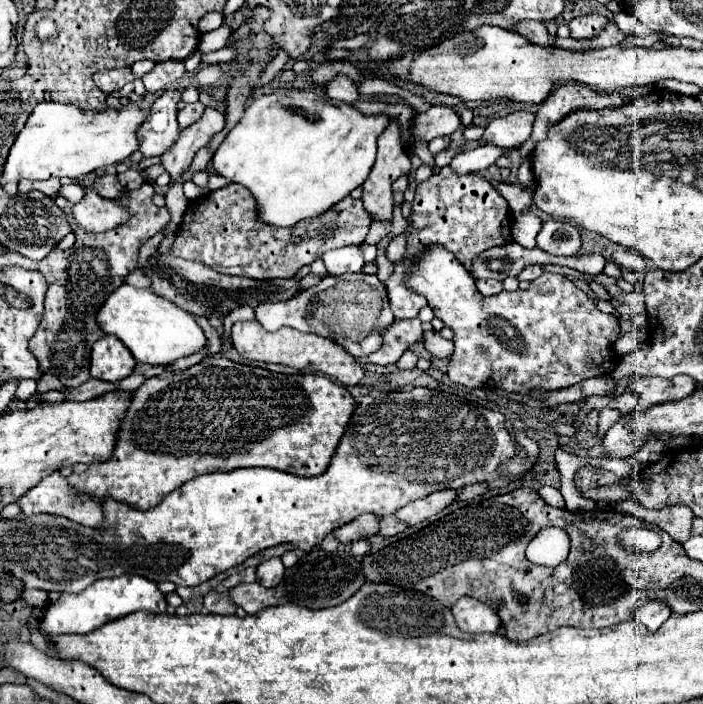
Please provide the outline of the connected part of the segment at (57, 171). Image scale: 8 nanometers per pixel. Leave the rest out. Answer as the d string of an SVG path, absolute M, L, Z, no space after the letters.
M41 102L29 120L25 122L23 130L17 134L17 140L13 142L13 148L9 150L9 156L5 160L5 168L1 174L1 186L7 182L19 182L19 180L47 180L47 178L79 178L87 172L93 172L97 168L113 166L117 162L127 160L137 150L137 128L145 120L147 108L139 106L121 106L119 110L107 108L105 112L85 112L69 104L55 104L55 102Z

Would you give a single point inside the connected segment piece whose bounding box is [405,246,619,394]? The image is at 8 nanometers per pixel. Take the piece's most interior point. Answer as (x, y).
(550, 336)

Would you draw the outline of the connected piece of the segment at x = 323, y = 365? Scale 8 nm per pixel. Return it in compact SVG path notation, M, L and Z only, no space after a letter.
M253 320L253 322L235 322L231 340L237 352L249 360L283 364L283 366L291 366L297 370L305 370L311 366L317 372L337 378L345 386L355 386L363 378L363 368L357 364L357 360L349 352L345 352L333 340L317 336L317 334L305 334L295 328L281 328L277 332L265 332L265 328L261 328L261 324Z

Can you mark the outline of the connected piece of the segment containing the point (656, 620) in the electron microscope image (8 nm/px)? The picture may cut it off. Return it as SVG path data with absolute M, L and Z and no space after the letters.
M649 602L637 610L637 620L651 632L657 630L669 616L671 616L669 606L661 602Z

